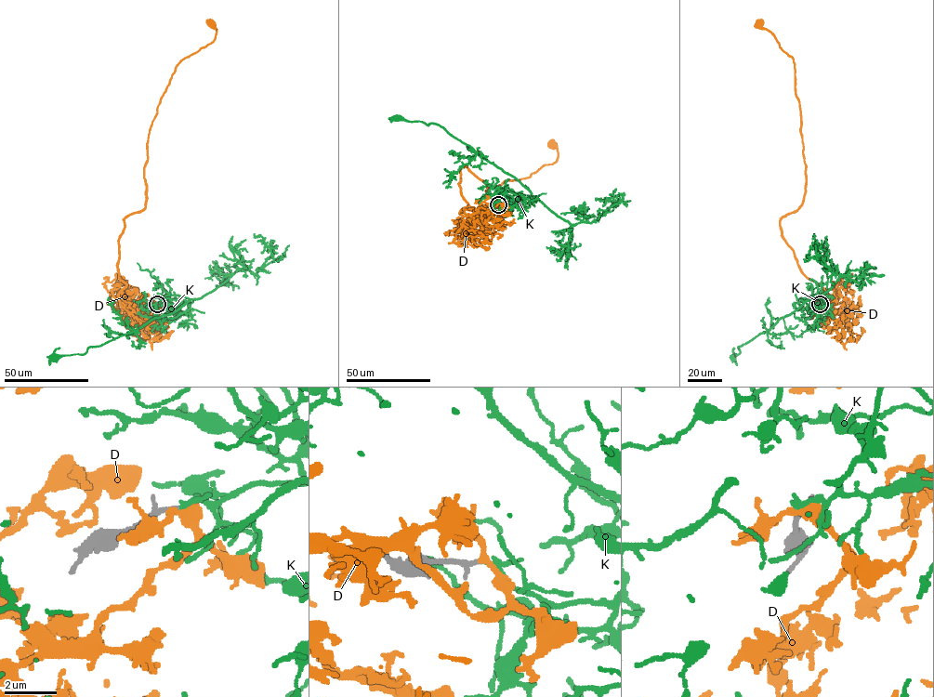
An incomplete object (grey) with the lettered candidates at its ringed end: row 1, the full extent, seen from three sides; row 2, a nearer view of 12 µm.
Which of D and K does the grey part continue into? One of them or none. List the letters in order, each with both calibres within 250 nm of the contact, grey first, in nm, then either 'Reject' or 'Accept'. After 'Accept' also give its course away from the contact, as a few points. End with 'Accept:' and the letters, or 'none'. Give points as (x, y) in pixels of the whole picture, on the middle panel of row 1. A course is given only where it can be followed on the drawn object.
D: Thickness 220 nm (grey) against 220 nm. Reject
K: Thickness 140 nm (grey) against 140 nm. Accept. Its course: (498, 204), (505, 207), (508, 203), (517, 203), (530, 197), (531, 192), (438, 124), (407, 121), (397, 116)
Accept: K

